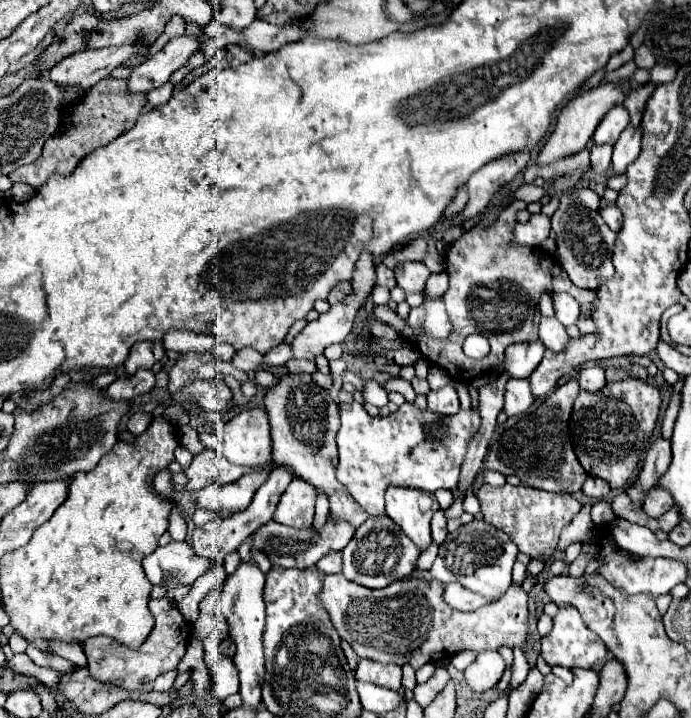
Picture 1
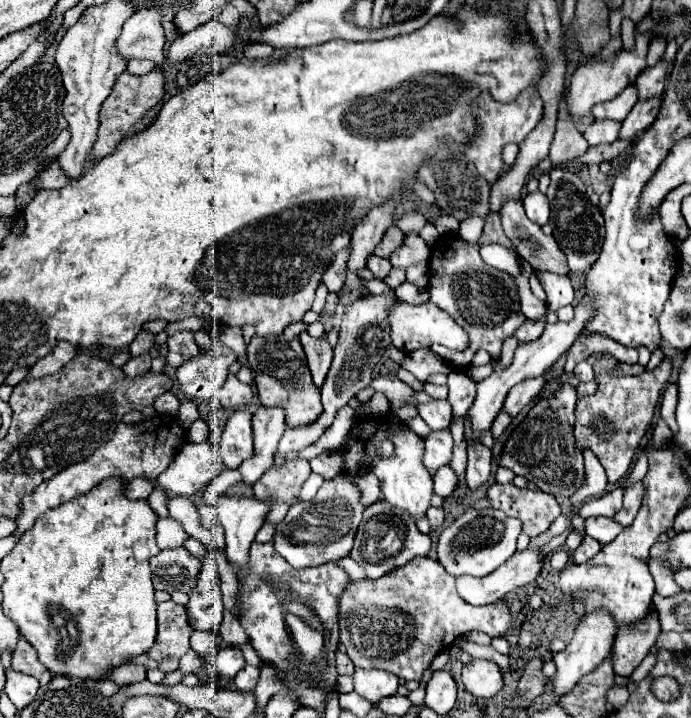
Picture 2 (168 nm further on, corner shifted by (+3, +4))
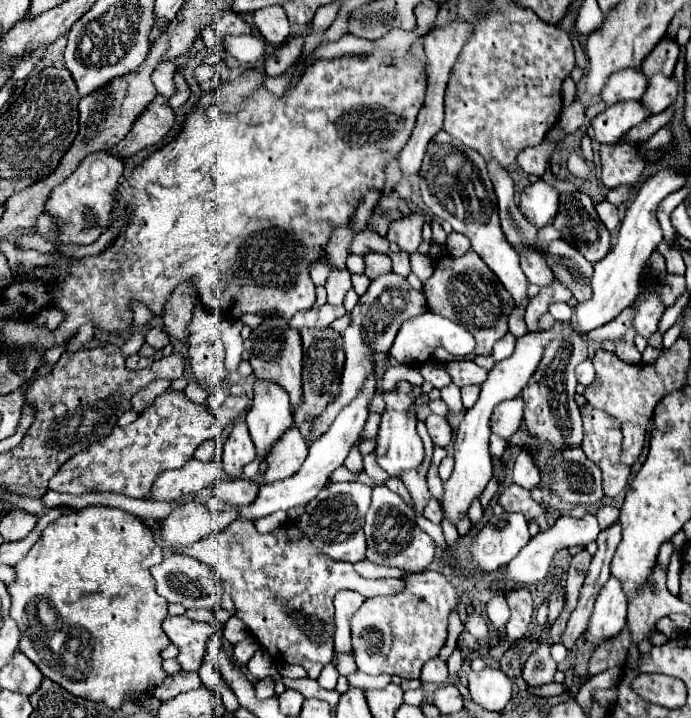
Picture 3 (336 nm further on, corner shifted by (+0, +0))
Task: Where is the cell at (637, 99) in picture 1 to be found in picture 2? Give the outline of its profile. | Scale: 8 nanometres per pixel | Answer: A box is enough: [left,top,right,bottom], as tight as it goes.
[636,62,666,100]

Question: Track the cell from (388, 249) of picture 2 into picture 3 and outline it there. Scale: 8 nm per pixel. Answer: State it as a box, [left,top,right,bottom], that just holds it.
[349,230,389,254]

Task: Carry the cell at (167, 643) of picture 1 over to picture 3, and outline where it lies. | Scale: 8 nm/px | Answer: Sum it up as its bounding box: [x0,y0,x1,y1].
[163,616,215,672]

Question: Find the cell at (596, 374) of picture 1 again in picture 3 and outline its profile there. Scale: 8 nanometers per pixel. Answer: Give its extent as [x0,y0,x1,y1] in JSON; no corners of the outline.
[577,358,595,386]

